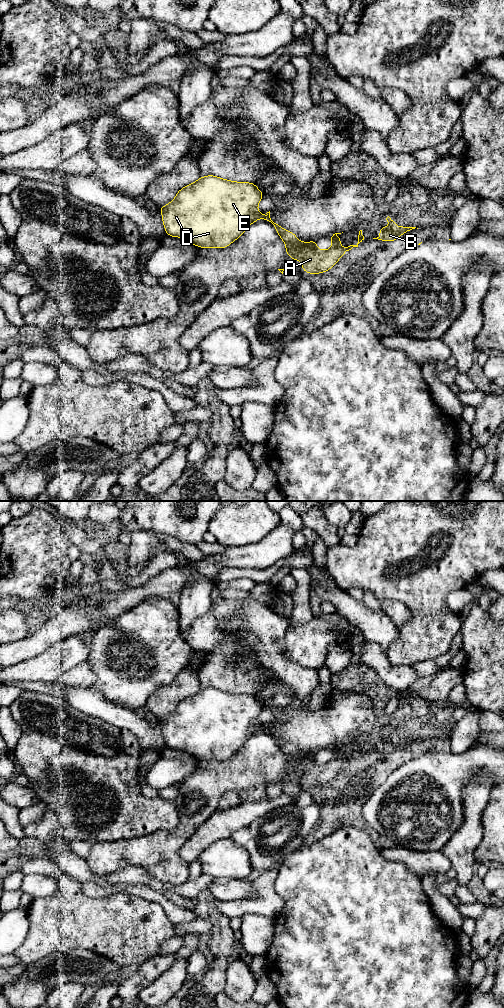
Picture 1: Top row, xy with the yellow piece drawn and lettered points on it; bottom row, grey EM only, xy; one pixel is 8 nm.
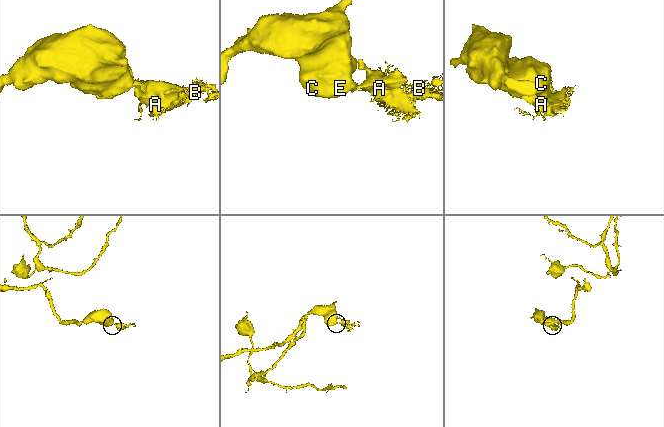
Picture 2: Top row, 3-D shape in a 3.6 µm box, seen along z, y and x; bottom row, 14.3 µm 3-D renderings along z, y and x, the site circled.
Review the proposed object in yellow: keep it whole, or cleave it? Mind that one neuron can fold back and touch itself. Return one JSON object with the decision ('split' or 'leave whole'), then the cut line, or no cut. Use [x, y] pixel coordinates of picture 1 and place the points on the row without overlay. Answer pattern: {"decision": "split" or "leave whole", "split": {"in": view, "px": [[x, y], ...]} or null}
{"decision": "split", "split": {"in": "xy", "px": [[263, 727], [260, 729]]}}

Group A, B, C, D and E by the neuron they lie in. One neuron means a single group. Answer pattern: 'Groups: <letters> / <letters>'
Groups: A B / C D E

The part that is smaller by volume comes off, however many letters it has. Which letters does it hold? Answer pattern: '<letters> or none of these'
A, B

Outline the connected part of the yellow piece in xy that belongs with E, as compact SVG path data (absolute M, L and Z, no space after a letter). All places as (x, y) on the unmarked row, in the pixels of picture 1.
M214 687L199 691L180 701L167 717L158 720L166 746L186 751L201 760L225 760L238 751L263 726L257 719L263 709L256 696L222 691Z

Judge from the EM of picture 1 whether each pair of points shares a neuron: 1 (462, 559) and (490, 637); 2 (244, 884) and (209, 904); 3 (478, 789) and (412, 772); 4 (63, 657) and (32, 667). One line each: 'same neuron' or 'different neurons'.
1: different neurons
2: different neurons
3: different neurons
4: same neuron

